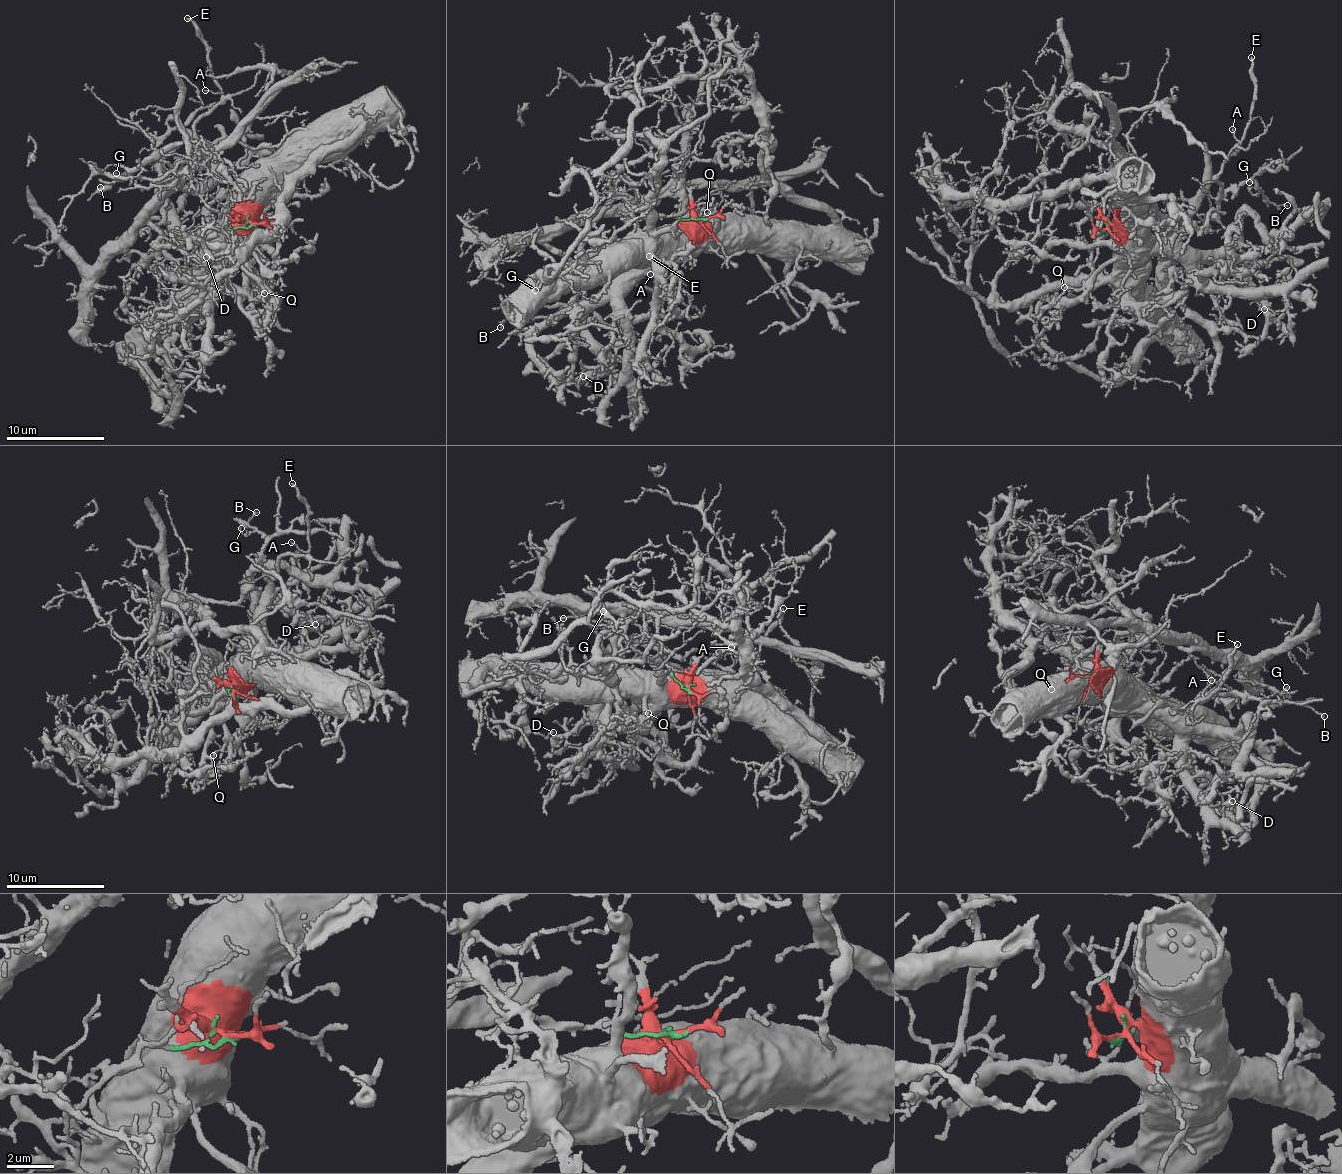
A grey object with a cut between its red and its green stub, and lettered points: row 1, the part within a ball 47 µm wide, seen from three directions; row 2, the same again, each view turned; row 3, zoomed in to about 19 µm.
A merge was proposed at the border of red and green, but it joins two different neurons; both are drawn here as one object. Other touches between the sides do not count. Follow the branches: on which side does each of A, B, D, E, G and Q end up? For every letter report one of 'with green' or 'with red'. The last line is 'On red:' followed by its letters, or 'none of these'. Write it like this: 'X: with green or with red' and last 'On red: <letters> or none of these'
A: with green
B: with green
D: with red
E: with green
G: with green
Q: with red
On red: D, Q

